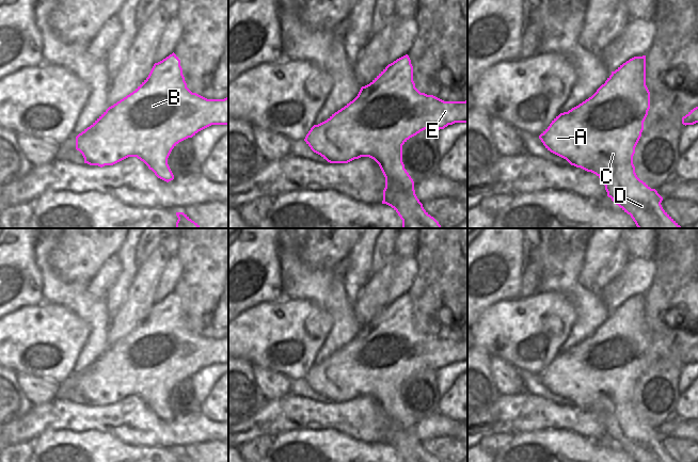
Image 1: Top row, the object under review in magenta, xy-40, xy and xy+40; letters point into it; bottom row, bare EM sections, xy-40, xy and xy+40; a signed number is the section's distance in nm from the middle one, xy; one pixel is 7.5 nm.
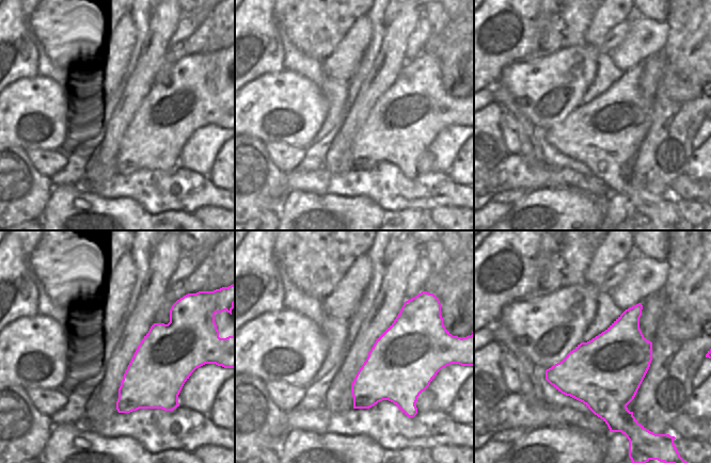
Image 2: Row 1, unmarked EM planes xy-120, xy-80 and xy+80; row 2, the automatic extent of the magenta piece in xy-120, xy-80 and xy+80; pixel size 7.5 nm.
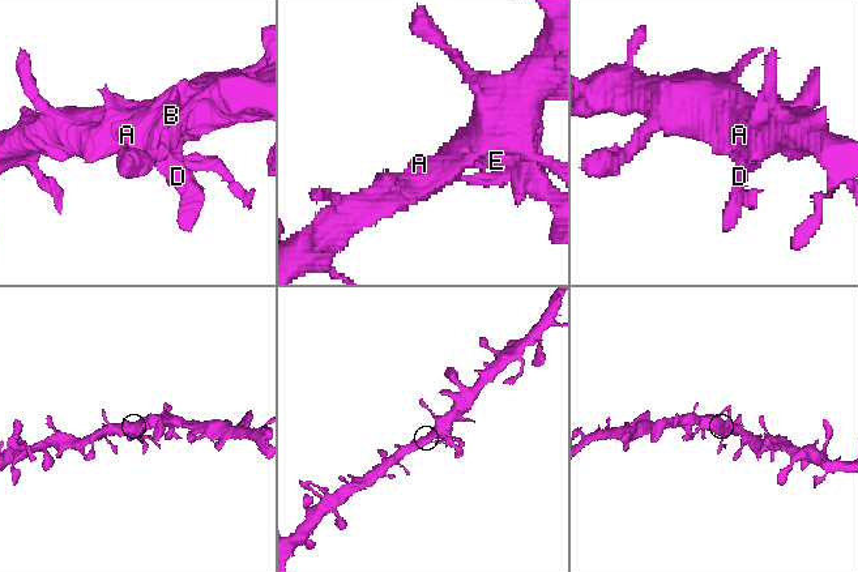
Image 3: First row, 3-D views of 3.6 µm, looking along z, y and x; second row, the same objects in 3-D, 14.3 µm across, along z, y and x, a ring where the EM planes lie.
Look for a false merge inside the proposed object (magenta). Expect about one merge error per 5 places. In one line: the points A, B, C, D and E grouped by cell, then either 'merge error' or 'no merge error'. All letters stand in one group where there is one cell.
A B C D E | no merge error

